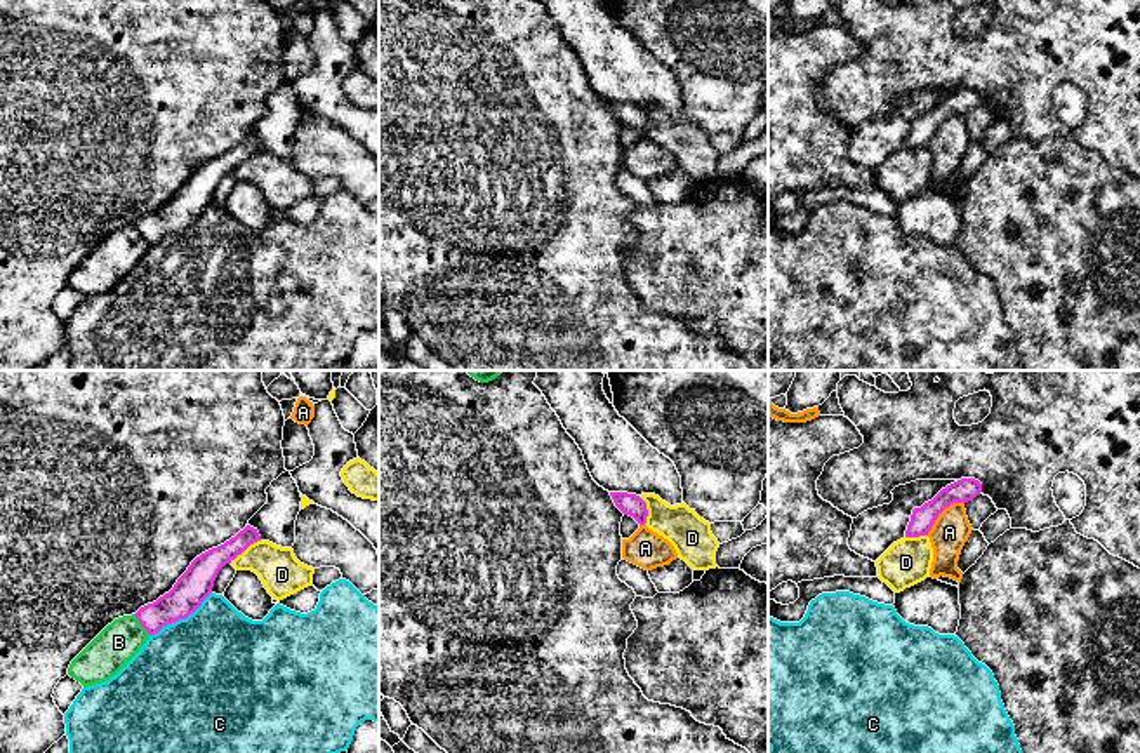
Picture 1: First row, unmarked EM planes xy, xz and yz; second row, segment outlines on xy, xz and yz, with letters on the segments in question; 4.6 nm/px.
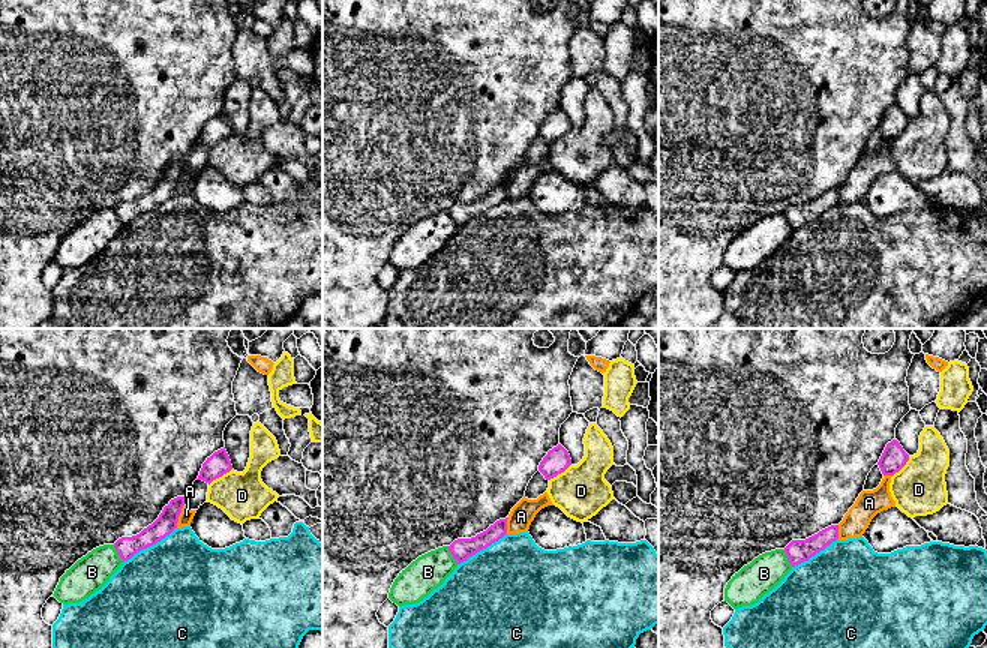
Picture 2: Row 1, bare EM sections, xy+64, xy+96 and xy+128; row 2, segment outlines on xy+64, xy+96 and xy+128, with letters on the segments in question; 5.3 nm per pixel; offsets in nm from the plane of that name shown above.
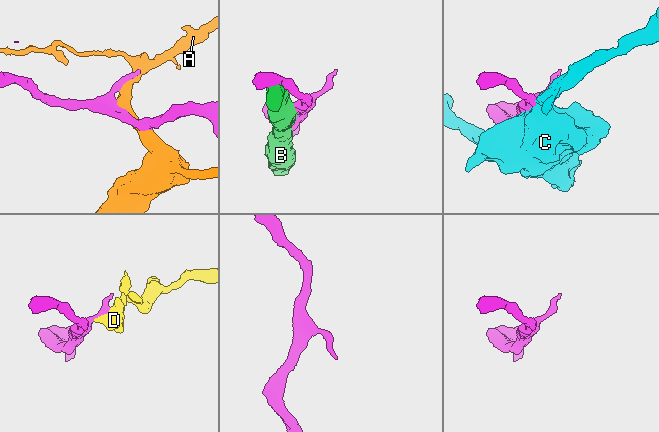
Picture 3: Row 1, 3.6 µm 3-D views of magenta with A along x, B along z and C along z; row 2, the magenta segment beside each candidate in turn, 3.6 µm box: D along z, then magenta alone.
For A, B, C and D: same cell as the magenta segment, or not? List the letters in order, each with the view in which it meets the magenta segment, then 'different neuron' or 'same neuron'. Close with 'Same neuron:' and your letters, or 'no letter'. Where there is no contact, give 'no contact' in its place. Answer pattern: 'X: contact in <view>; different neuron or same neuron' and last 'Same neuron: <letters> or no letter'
A: contact in yz; different neuron
B: contact in xy; different neuron
C: contact in xy; different neuron
D: contact in xy; different neuron
Same neuron: no letter

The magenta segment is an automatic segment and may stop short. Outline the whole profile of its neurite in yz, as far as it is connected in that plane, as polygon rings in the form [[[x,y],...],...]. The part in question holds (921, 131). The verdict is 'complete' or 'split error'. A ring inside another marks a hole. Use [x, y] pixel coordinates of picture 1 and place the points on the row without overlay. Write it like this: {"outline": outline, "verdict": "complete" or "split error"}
{"outline": [[[961,89],[942,99],[931,111],[914,118],[905,148],[928,146],[938,125],[954,113],[968,113],[982,103],[982,94],[975,89]]], "verdict": "complete"}

